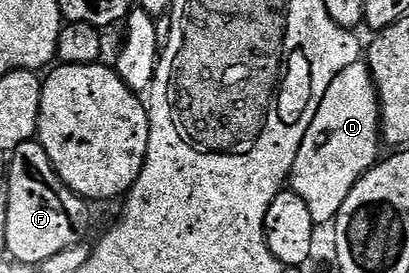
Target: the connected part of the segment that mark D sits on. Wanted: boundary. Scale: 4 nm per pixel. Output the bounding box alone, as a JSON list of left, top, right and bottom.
[292,62,380,225]

